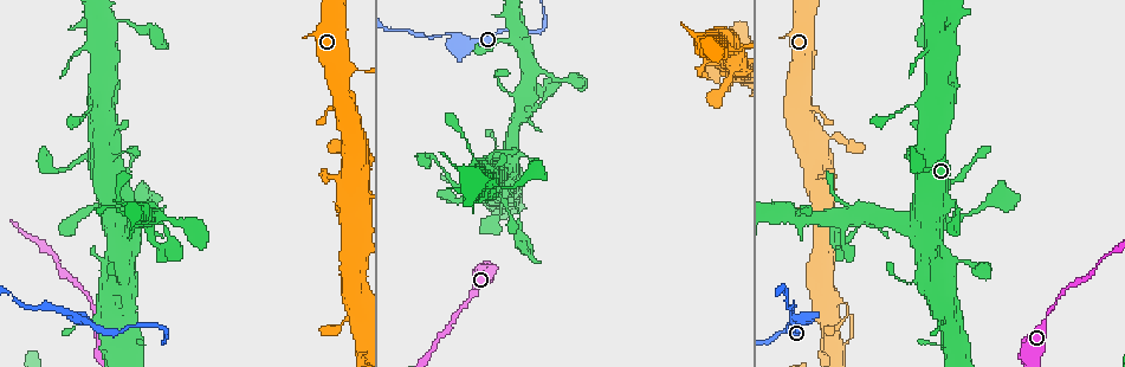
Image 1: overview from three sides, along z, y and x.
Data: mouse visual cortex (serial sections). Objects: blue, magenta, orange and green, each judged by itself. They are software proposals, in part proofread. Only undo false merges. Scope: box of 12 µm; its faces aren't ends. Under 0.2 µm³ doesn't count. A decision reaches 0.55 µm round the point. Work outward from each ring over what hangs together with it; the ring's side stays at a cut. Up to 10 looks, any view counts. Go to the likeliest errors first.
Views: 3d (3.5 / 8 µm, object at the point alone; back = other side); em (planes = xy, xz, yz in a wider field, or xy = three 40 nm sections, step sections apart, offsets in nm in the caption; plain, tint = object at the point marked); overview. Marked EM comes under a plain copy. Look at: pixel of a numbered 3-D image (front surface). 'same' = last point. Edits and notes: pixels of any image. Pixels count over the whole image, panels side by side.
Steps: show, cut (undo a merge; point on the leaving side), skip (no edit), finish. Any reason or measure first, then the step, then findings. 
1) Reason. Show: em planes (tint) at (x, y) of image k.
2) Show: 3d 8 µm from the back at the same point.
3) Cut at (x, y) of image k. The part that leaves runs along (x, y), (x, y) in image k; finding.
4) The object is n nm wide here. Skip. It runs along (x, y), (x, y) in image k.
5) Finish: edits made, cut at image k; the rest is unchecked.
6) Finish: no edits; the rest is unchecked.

Calibre changes. Show: em xy step 1 (tint) at (71, 314) of image 1.

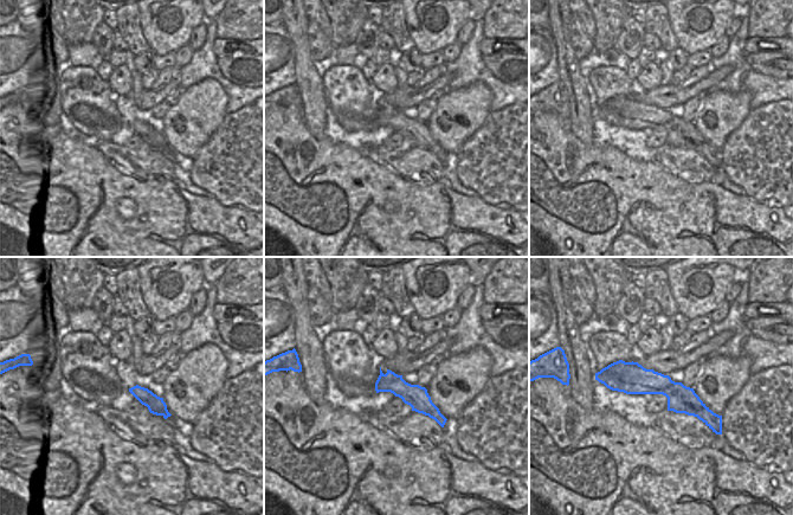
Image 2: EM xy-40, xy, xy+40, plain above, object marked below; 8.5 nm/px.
Show: 3d 3.5 µm at the same point.

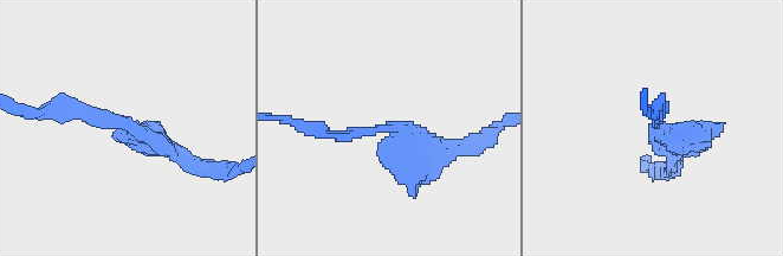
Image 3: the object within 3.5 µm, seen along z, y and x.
Skip. It runs along (601, 375), (663, 384), (716, 418) in image 2; continuous, no second cell.

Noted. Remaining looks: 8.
Show: 3d 3.5 µm at (544, 28) of image 1.

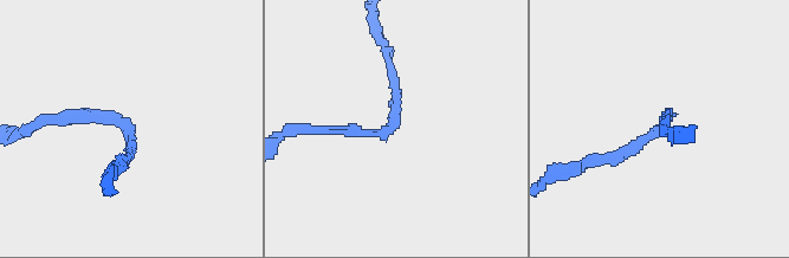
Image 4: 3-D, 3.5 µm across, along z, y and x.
The arms are 150, 150 nm wide; shape alone is not enough. Show: em xy step 1 (tint) at (131, 127) of image 4.

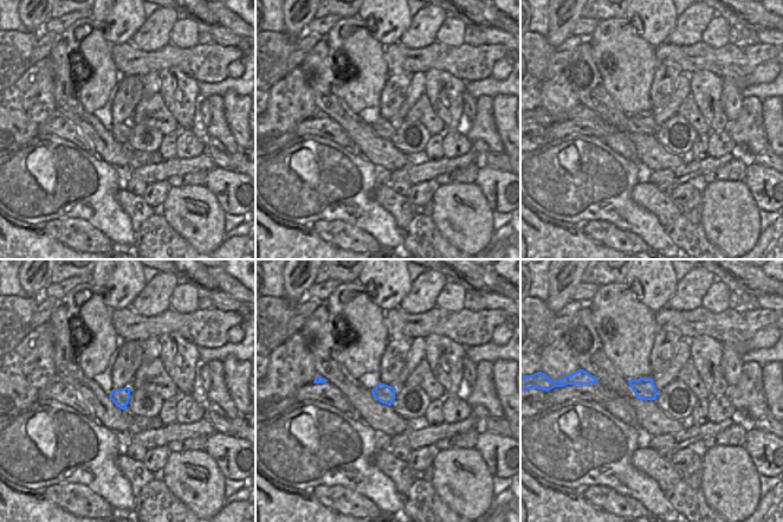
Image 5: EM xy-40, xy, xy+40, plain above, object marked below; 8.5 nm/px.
Skip. It runs along (321, 130), (379, 133), (396, 121), (386, 55) in image 4; all the same cell.

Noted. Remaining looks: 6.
Abrupt turn. Show: 3d 3.5 µm at (514, 174) of image 1.

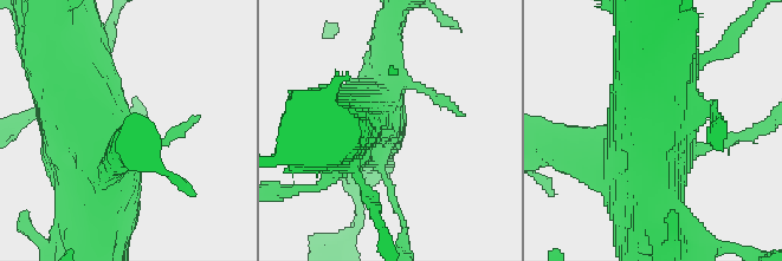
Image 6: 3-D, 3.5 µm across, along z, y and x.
Need the tissue. Show: em xy step 1 (tint) at (385, 132) of image 6.

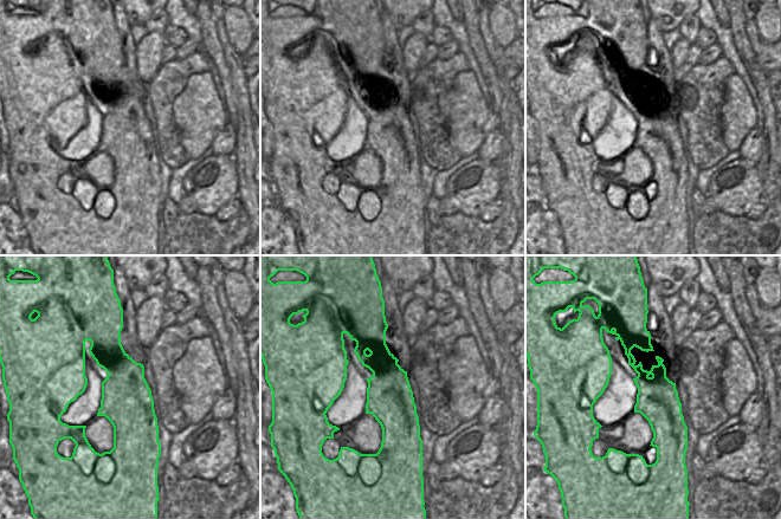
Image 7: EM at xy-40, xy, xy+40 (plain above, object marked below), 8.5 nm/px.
Skip. It runs along (383, 326), (379, 359), (402, 449) in image 7; all the same cell.

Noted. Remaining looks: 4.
Thin neck. Show: 3d 3.5 µm at (1099, 263) of image 1.

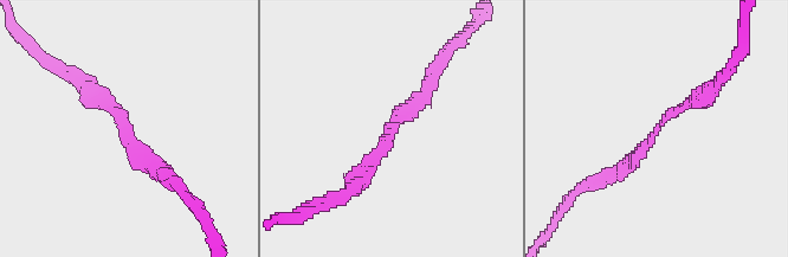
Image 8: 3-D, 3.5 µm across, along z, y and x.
Shape alone is not enough. Show: em xy step 1 (tint) at (659, 123) of image 8.

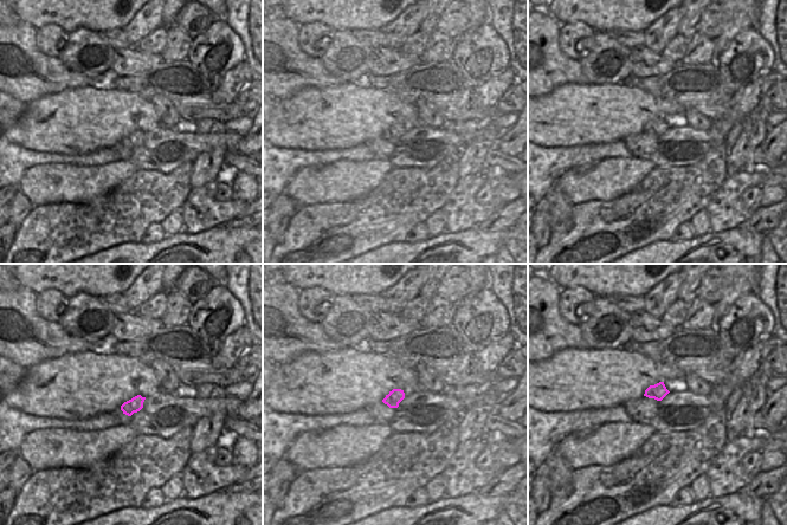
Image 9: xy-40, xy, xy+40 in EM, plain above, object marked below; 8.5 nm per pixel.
The object is 130 nm wide here. Skip. It runs along (612, 175), (669, 113), (715, 84) in image 8; continuous, no second cell.

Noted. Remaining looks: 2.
Finish: no edits; the rest is unchecked.

